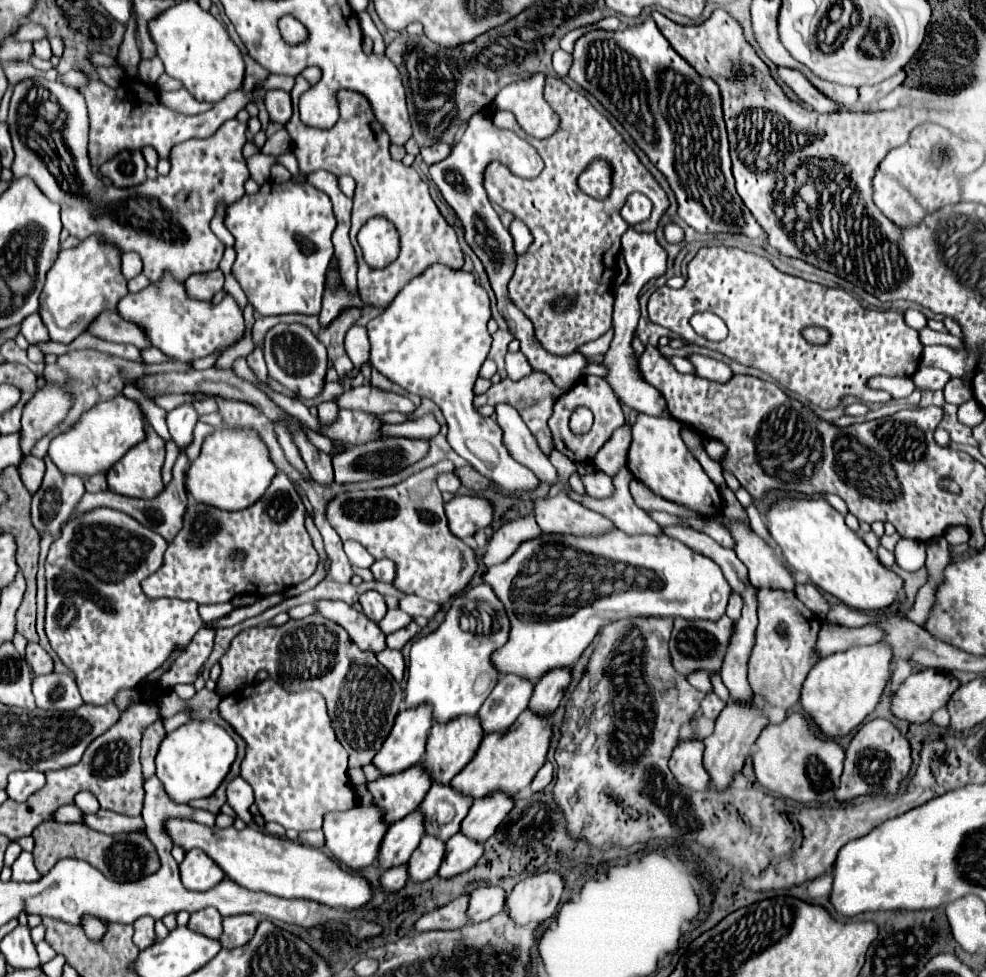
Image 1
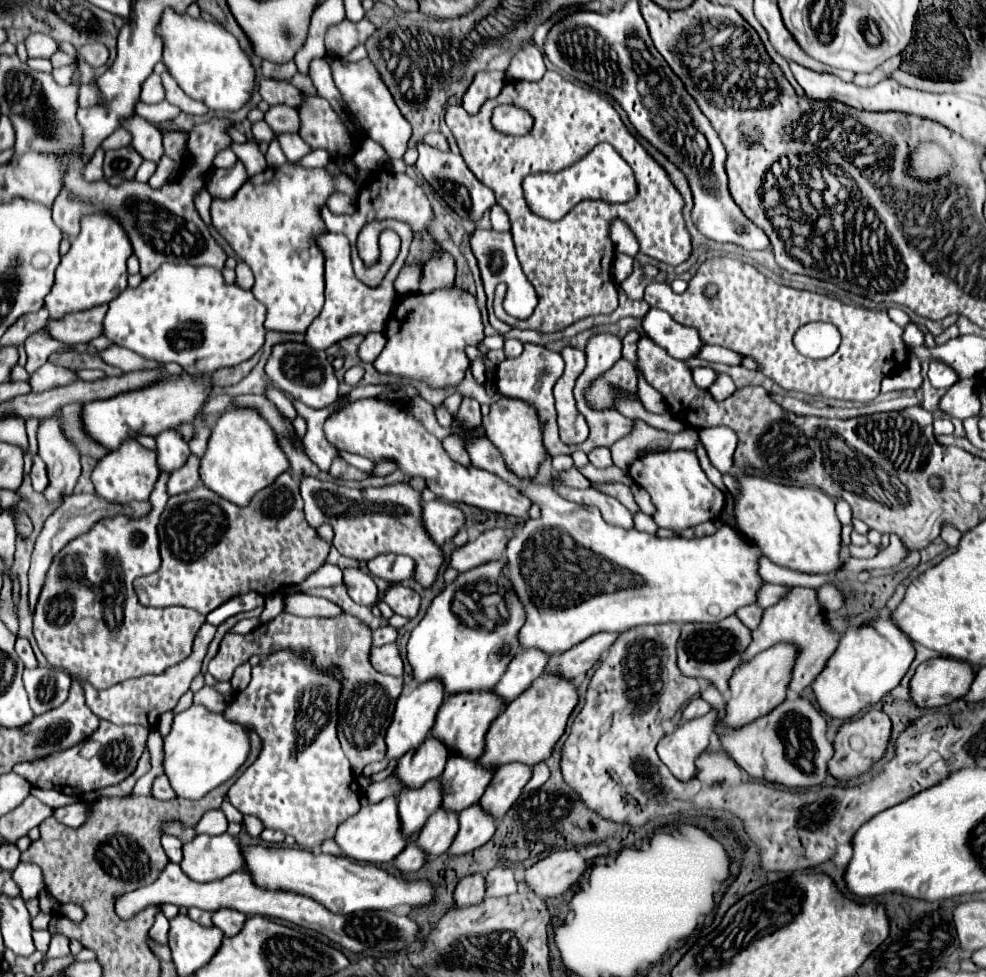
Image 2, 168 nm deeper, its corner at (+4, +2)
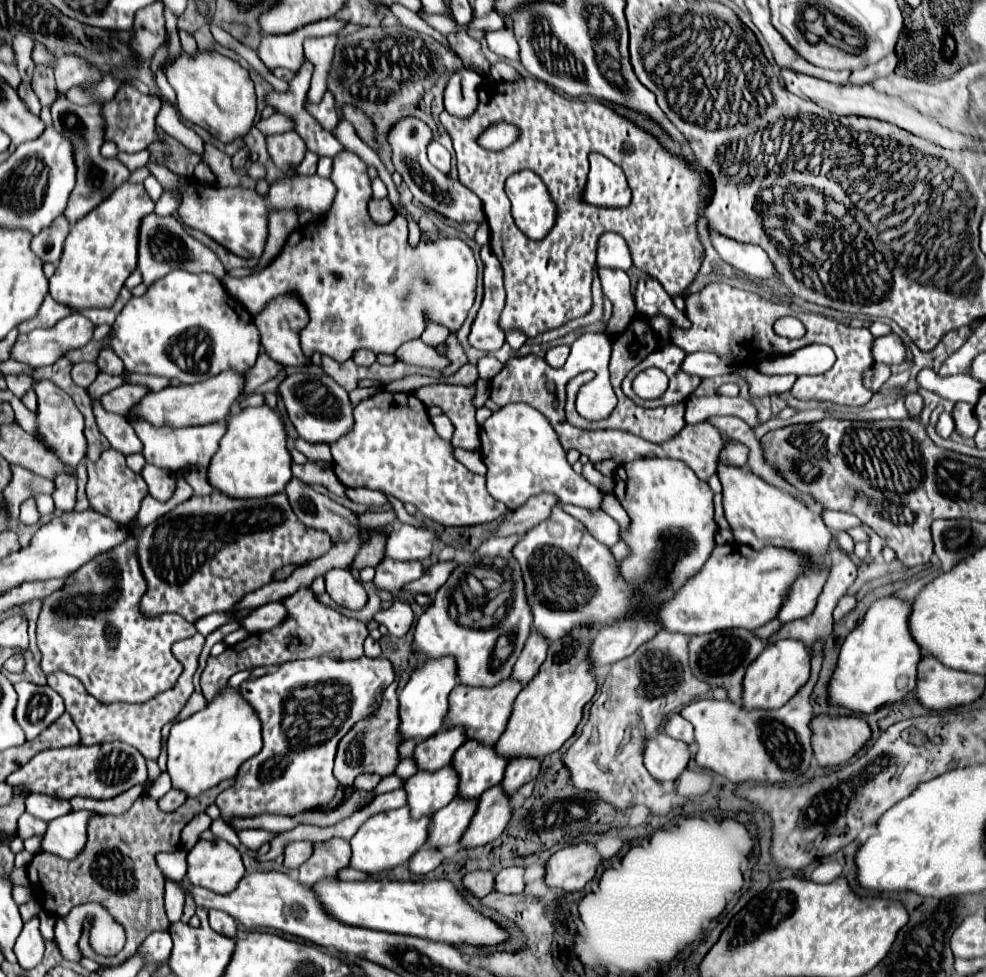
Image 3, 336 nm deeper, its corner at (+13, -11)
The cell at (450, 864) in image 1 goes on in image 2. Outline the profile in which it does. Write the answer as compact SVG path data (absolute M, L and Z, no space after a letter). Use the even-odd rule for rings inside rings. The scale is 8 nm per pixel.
M474 804L474 806L466 808L466 812L460 812L458 824L460 824L460 828L458 828L458 834L452 842L452 846L448 848L448 856L462 856L462 854L468 854L468 852L484 846L496 830L494 818L484 814L480 804Z

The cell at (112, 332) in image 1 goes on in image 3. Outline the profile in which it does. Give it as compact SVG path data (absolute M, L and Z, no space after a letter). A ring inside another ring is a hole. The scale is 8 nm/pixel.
M73 313L51 329L35 329L29 335L19 335L11 349L11 359L31 367L53 365L65 351L87 345L93 337L93 329L89 319Z

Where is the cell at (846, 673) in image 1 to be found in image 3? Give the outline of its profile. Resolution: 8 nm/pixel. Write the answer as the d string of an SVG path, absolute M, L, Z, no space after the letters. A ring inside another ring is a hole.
M895 595L881 597L869 607L863 623L849 633L849 637L841 647L837 669L829 685L829 701L833 705L841 705L853 713L875 713L879 707L887 703L897 703L907 693L913 693L917 685L917 665L923 655L921 647L915 643L909 631L909 615L911 615L911 601L905 601Z

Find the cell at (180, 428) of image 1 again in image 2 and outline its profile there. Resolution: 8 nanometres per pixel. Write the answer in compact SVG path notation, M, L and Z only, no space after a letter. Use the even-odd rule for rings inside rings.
M170 428L162 434L156 436L156 452L158 452L158 466L160 470L174 472L180 468L188 456L190 456L190 446L186 440L182 440L182 434L176 428Z

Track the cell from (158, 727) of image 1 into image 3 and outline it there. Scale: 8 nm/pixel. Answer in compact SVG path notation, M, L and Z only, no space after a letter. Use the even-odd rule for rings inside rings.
M141 785L139 787L133 787L121 795L117 795L115 799L83 799L83 797L75 797L71 801L71 807L75 811L81 811L81 809L87 809L87 811L93 811L93 813L101 813L101 815L121 815L125 813L133 801L141 795Z

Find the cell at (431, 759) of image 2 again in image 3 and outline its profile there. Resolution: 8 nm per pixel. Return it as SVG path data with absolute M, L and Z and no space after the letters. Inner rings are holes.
M463 727L441 729L437 737L429 737L429 741L421 741L415 747L415 761L421 771L437 771L451 763L453 753L467 741Z

